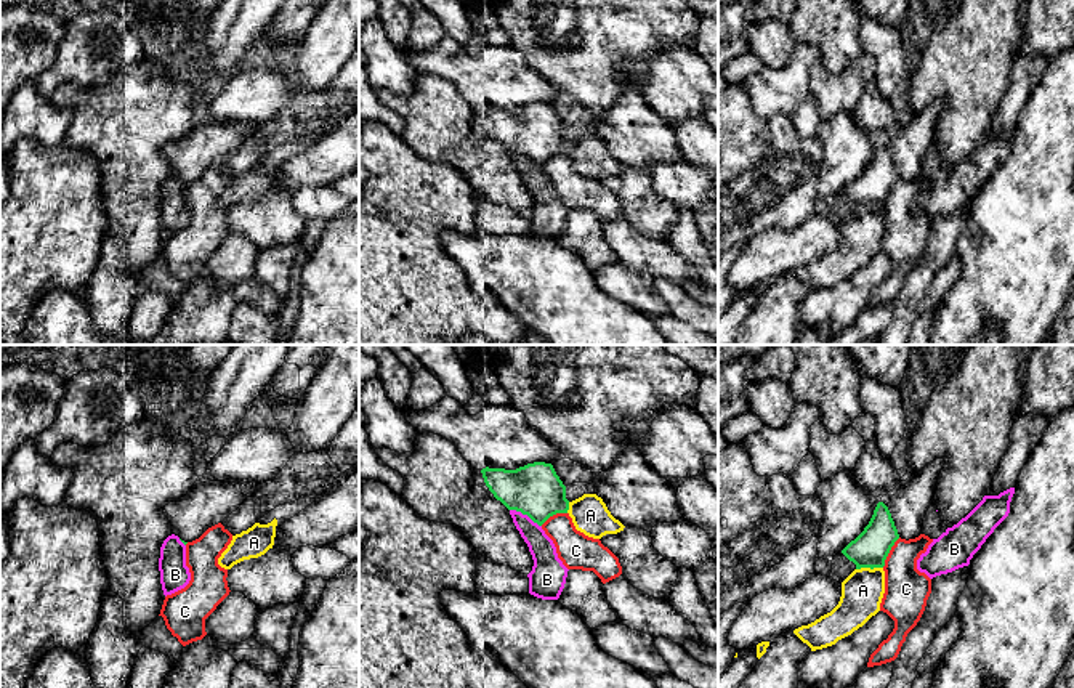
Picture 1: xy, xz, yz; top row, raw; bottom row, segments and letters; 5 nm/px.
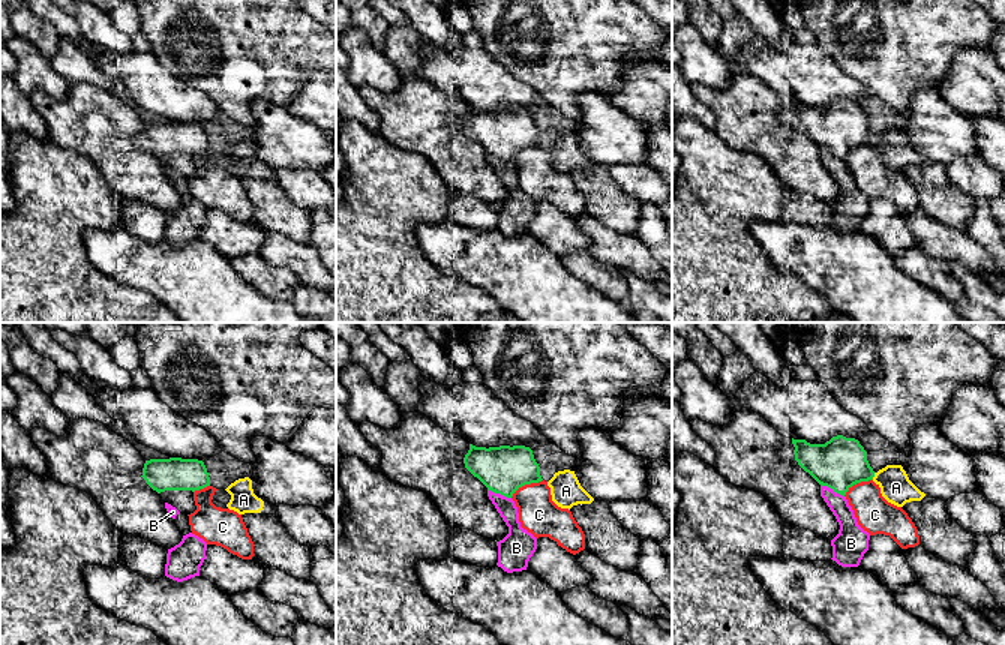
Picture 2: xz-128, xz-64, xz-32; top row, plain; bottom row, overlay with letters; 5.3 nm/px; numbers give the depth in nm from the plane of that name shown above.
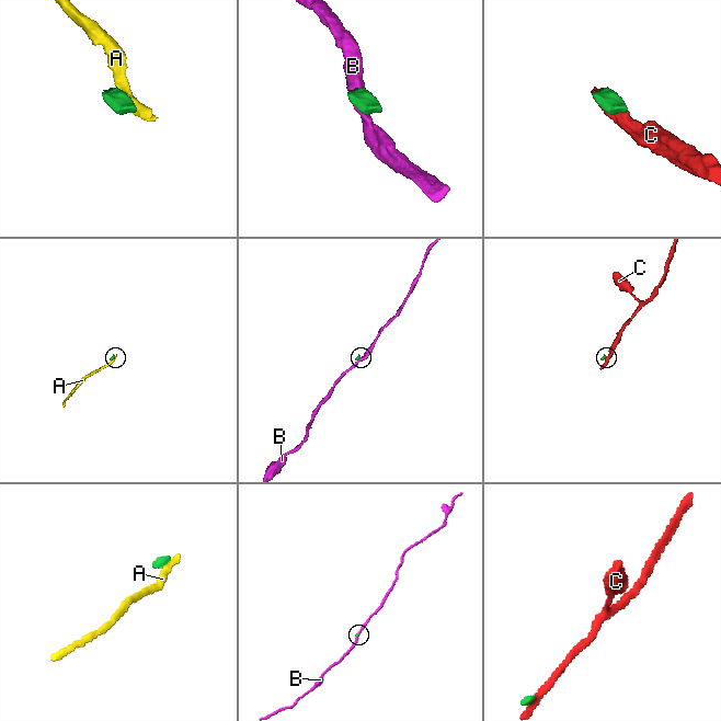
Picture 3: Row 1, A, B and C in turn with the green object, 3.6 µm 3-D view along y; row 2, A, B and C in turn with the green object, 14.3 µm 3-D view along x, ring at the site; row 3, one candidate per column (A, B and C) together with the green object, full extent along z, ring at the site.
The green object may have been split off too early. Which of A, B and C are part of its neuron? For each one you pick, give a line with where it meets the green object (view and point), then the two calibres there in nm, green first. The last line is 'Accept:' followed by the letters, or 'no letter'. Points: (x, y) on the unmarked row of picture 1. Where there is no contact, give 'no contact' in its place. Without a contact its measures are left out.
Accept: no letter

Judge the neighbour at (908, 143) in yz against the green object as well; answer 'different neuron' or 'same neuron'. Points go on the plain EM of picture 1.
same neuron

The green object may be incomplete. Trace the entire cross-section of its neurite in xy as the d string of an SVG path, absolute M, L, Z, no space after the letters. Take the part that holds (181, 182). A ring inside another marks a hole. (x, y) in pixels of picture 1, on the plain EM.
M199 117L194 127L164 149L172 164L172 175L186 186L199 180L208 168L223 164L244 144L239 123L221 123Z

